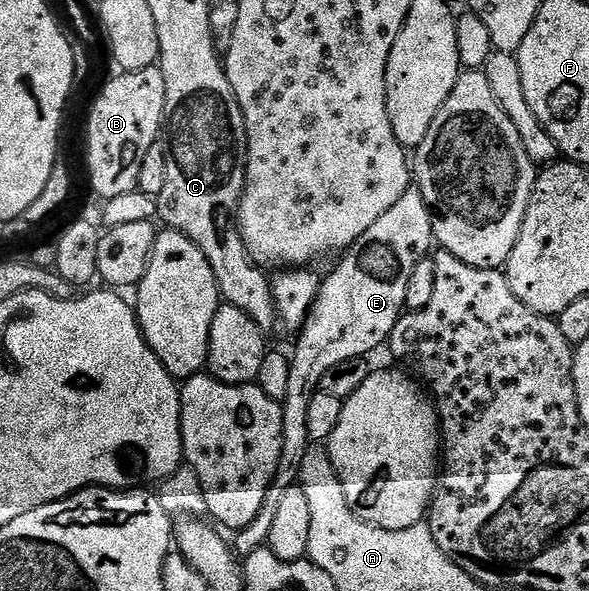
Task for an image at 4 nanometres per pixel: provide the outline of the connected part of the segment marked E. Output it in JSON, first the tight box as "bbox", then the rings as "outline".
{"bbox":[235,189,434,557],"outline":[[[410,189],[340,256],[341,264],[329,276],[326,274],[322,278],[317,300],[296,336],[297,348],[291,351],[287,397],[280,400],[283,449],[279,453],[279,465],[275,469],[273,483],[267,489],[267,497],[263,497],[263,509],[255,513],[255,521],[251,521],[251,525],[236,532],[235,551],[238,556],[244,557],[268,544],[271,525],[283,493],[287,493],[289,487],[298,486],[303,457],[311,446],[307,433],[308,407],[324,375],[340,362],[369,357],[376,347],[384,348],[388,344],[390,333],[407,311],[407,281],[411,281],[417,262],[426,258],[434,247],[433,213],[427,201],[423,201],[423,193]]]}

